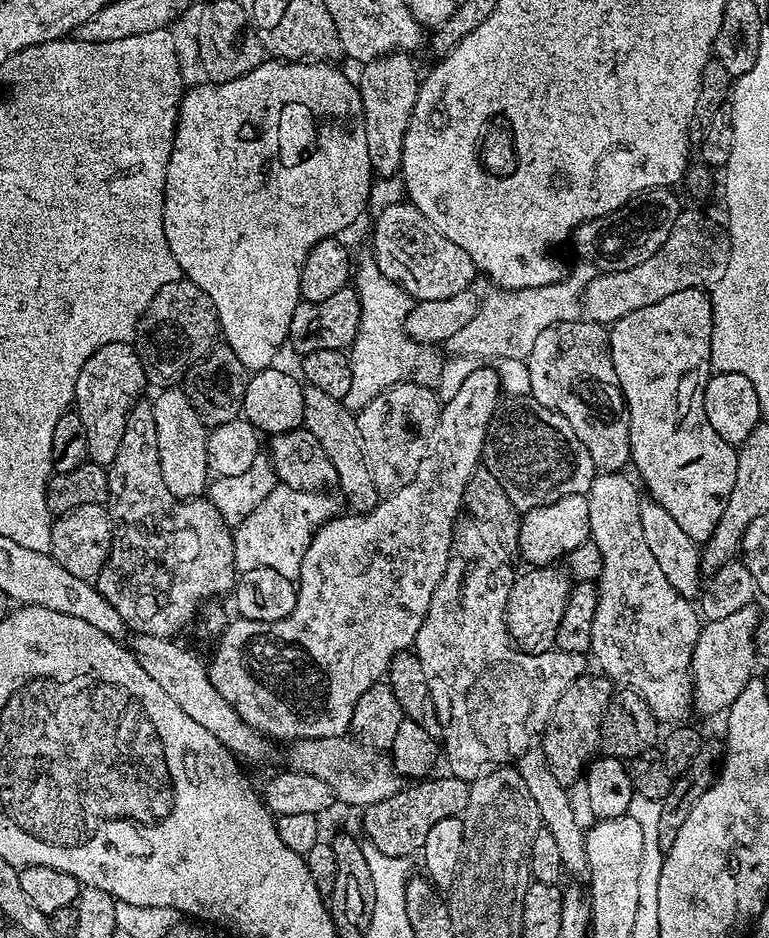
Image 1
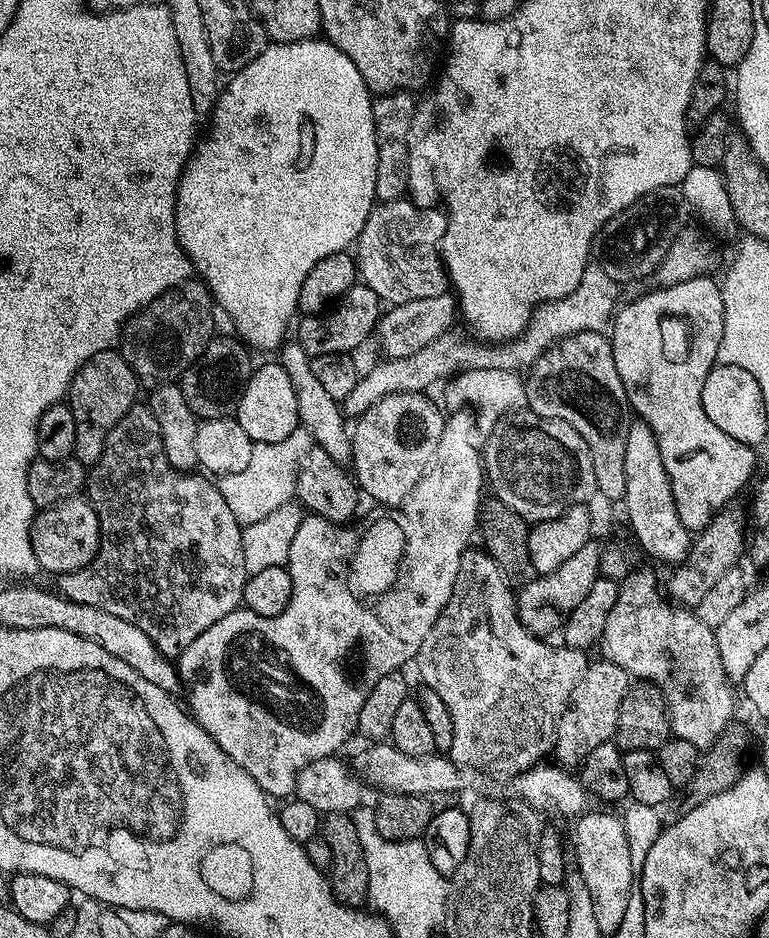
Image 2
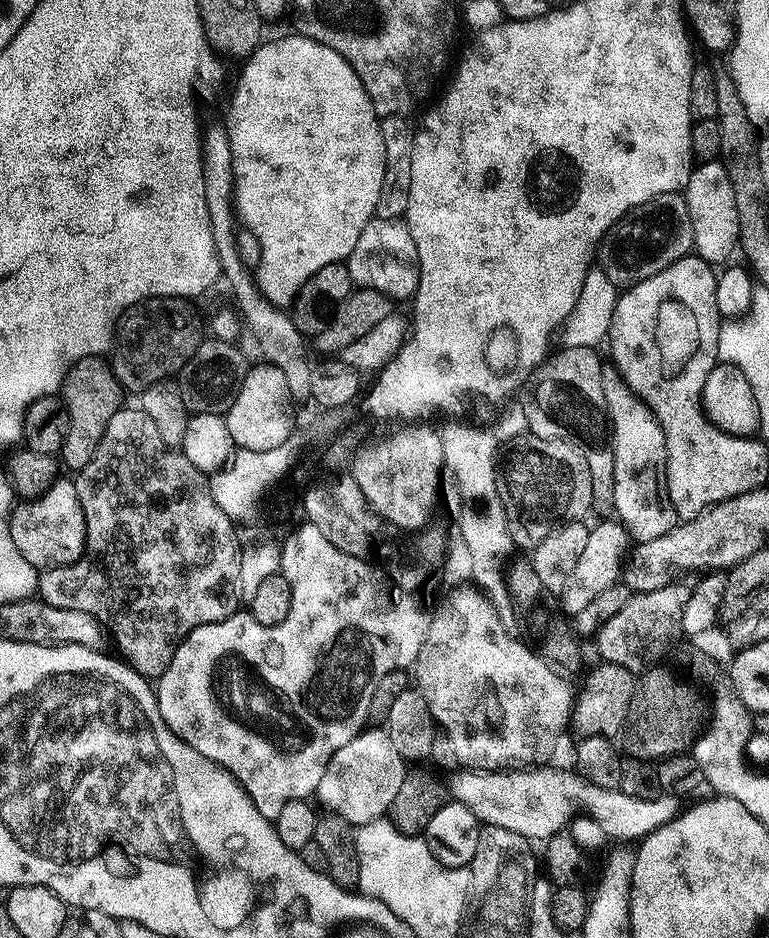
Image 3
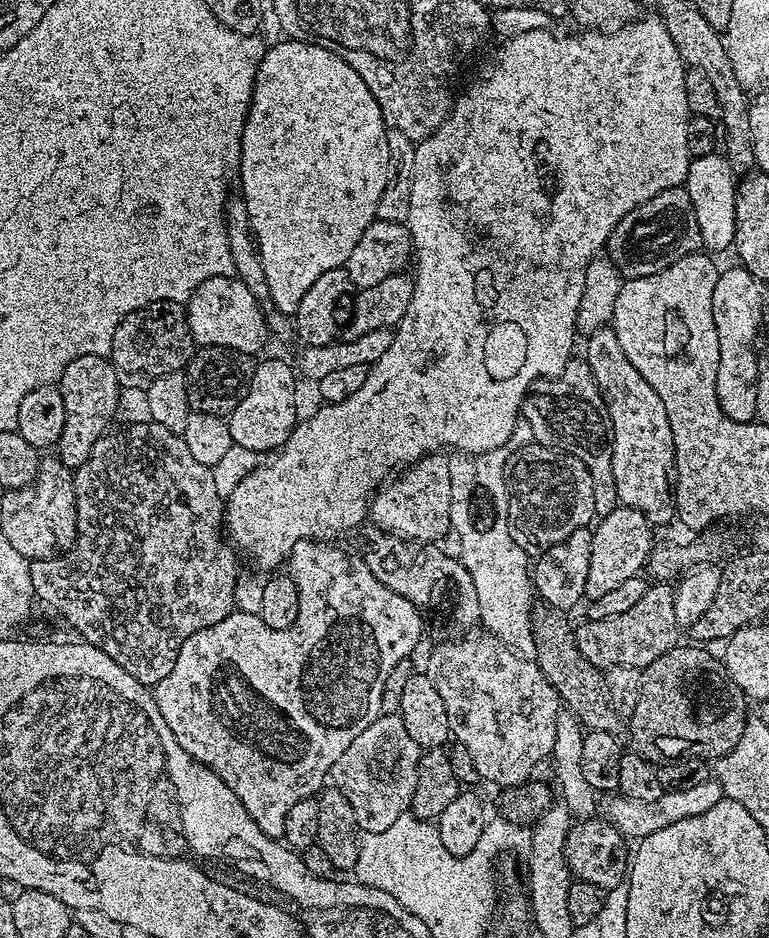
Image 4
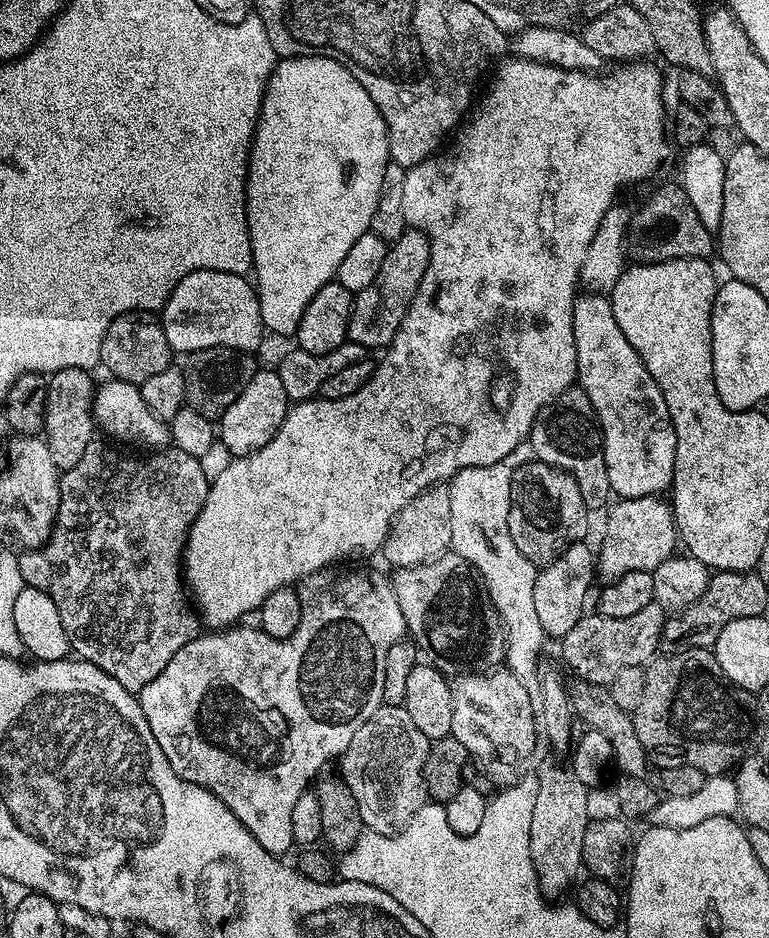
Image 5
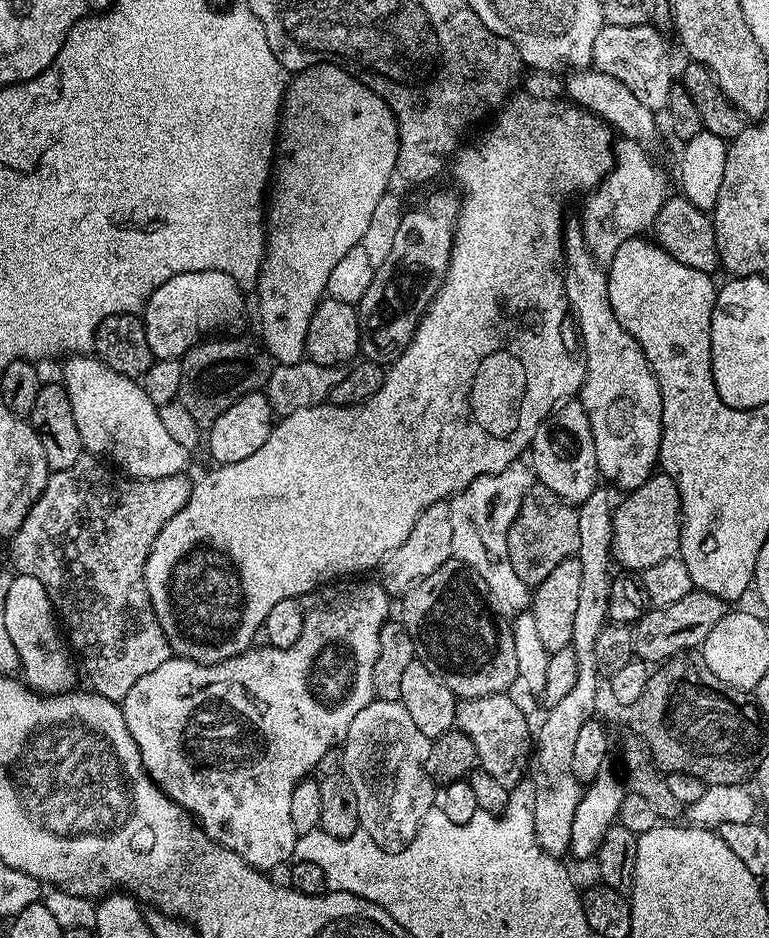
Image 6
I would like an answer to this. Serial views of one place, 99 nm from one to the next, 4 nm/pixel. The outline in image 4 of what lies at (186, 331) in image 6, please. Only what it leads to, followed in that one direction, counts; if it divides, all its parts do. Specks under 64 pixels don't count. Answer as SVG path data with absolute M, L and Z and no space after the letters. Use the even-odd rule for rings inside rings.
M219 276L208 278L195 288L185 305L188 329L193 341L206 348L229 348L257 354L270 337L270 329L263 307L250 293L249 287L239 277Z

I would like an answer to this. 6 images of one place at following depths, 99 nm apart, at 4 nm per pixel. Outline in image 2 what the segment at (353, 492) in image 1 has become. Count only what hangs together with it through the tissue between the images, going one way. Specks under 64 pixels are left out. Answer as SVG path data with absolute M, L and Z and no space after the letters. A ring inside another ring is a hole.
M288 342L279 349L278 363L290 374L290 382L294 385L294 398L298 398L298 414L304 429L312 433L316 448L321 448L340 465L347 465L352 459L352 438L350 424L346 419L341 401L330 398L330 393L321 386L312 369L312 357L295 342Z

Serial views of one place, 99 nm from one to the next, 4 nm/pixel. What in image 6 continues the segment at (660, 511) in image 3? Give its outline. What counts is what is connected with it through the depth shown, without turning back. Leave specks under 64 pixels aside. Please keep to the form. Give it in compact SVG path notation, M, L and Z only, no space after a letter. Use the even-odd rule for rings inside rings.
M579 223L564 225L564 293L568 299L571 315L576 316L576 324L580 327L580 340L584 343L582 359L584 361L584 384L580 387L579 403L584 405L590 418L590 426L594 434L594 450L598 458L600 475L609 485L617 484L623 490L631 490L642 486L657 471L662 442L662 394L658 382L652 373L648 359L642 354L638 342L614 318L614 306L610 306L610 290L608 289L608 273L605 265L599 264L594 254L586 246L584 229Z

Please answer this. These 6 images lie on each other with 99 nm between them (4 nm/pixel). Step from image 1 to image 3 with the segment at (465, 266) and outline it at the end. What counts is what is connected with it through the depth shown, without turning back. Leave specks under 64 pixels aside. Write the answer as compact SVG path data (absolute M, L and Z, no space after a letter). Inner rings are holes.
M373 218L362 230L346 263L353 285L383 292L396 302L406 299L407 296L408 299L415 297L420 270L416 259L416 247L412 235L408 233L407 223Z

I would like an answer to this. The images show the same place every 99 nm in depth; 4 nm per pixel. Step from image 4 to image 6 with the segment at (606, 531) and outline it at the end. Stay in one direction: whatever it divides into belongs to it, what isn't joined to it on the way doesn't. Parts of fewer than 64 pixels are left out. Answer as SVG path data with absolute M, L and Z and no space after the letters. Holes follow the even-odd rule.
M654 474L642 486L631 489L612 514L612 555L624 570L655 566L680 551L680 495L670 477Z

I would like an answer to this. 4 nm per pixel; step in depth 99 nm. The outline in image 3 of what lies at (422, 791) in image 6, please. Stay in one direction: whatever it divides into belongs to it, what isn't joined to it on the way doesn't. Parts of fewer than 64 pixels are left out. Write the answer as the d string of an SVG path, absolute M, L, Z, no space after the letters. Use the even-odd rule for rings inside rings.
M372 726L353 736L328 759L328 768L316 787L315 799L325 804L329 813L341 816L353 826L381 819L391 809L406 775L406 762L390 742L387 731Z

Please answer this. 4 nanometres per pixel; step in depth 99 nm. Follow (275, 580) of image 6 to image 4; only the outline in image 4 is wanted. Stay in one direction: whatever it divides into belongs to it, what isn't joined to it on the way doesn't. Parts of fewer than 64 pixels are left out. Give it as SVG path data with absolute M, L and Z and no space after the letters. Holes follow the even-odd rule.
M636 18L636 19L633 19L633 20L632 20L632 21L631 21L631 22L630 22L630 23L629 23L629 24L627 24L627 26L625 26L625 27L624 27L624 28L619 28L619 30L618 30L618 31L617 31L617 32L601 32L601 31L599 31L599 30L584 30L584 33L582 33L582 34L581 34L581 36L555 36L555 34L554 34L554 33L553 33L553 32L554 32L554 31L552 31L552 30L549 30L549 29L538 29L538 30L530 30L530 32L529 32L529 33L524 33L524 34L518 34L518 35L517 35L517 36L516 36L516 37L510 37L510 38L508 38L508 39L505 39L505 40L504 40L504 41L503 41L503 43L501 43L501 44L500 44L500 45L502 45L502 46L501 46L501 48L500 48L500 49L498 49L498 50L497 50L497 52L496 52L496 57L494 57L494 58L493 58L493 60L492 60L492 65L490 65L490 66L489 66L489 68L488 68L488 69L486 69L486 70L485 70L485 72L484 72L484 76L480 76L480 77L478 77L478 78L477 78L477 80L476 80L476 81L474 81L474 82L473 82L473 84L472 84L472 85L470 85L470 86L469 86L469 88L468 88L468 89L466 89L466 90L465 90L465 92L464 92L464 93L462 93L462 94L461 94L461 96L460 96L460 93L459 93L459 95L457 95L457 96L456 96L456 97L455 97L455 99L453 99L453 101L452 101L452 109L451 109L451 110L450 110L450 114L449 114L449 115L448 115L448 117L446 117L446 118L445 118L445 119L444 119L444 121L443 121L443 122L442 122L442 126L438 126L438 130L437 130L437 131L436 131L436 133L435 133L435 134L434 134L434 135L433 135L433 136L428 136L428 137L426 137L426 138L425 138L425 140L421 140L421 141L419 141L419 143L417 143L417 144L416 144L416 149L415 149L415 150L414 150L414 170L413 170L413 171L412 171L412 185L411 185L411 186L410 186L410 214L409 214L409 215L408 215L408 219L407 219L407 221L406 221L406 227L407 227L407 230L408 230L408 233L409 233L409 234L410 234L410 235L412 235L412 246L413 246L413 249L414 249L414 264L415 264L415 260L416 260L416 272L415 272L415 271L414 271L414 283L413 283L413 285L412 285L412 297L411 297L411 298L410 298L410 306L409 306L409 307L408 307L408 309L407 309L407 310L406 310L406 314L405 314L405 315L404 315L404 317L402 317L402 319L400 319L400 323L399 323L399 324L397 324L397 325L396 325L396 327L395 327L395 329L394 329L394 331L393 331L393 333L392 333L392 341L391 341L391 342L390 342L390 346L389 346L389 350L387 350L387 351L386 351L386 354L384 354L384 355L383 355L383 356L382 356L382 358L378 358L378 360L377 360L377 362L376 362L376 364L373 364L373 365L372 365L372 366L371 366L371 367L369 367L369 368L368 368L368 377L367 377L367 378L366 378L366 382L362 382L362 386L361 386L361 387L360 387L360 389L358 389L358 391L356 391L356 392L355 392L355 393L354 393L354 394L350 394L350 398L346 398L346 399L345 399L345 400L343 400L343 401L342 401L342 402L334 402L334 403L333 403L333 404L324 404L324 405L323 405L323 406L320 406L320 409L318 409L318 410L317 410L317 412L316 412L316 413L314 413L314 414L313 414L313 416L308 416L308 417L306 417L306 418L305 418L305 420L304 420L304 417L303 417L303 419L301 419L301 420L300 420L300 421L299 421L299 423L297 423L297 425L296 425L296 429L295 429L295 430L294 430L294 431L292 431L292 433L291 433L291 434L290 434L290 438L289 438L289 439L288 439L288 441L287 441L287 442L286 442L286 443L285 443L285 444L284 444L284 446L283 446L283 448L281 448L281 449L279 449L279 451L277 451L277 452L276 452L276 453L275 453L275 455L273 455L273 456L272 456L272 457L271 457L271 459L269 459L269 460L272 460L272 459L273 459L273 460L272 460L272 461L270 461L270 462L269 462L269 464L268 464L268 461L267 461L267 463L265 463L265 464L264 464L264 465L263 465L263 466L261 466L261 467L259 467L259 468L256 468L256 469L255 469L255 470L253 470L253 471L252 471L252 472L251 472L251 473L250 473L250 474L249 474L249 475L248 475L248 476L247 476L247 477L246 477L246 478L242 478L242 482L238 482L238 483L237 483L237 484L236 484L236 485L235 485L235 486L234 486L234 490L233 490L233 491L232 491L232 492L231 492L231 494L230 494L230 495L228 495L228 497L226 497L226 511L225 511L225 513L224 513L224 523L225 523L225 525L226 525L226 532L227 532L227 535L228 535L228 536L229 536L229 537L230 537L230 540L231 540L231 543L232 543L232 544L233 544L233 545L235 545L235 547L236 547L236 548L237 548L237 549L239 549L239 551L240 551L240 552L241 552L241 553L243 553L243 552L242 552L242 551L244 551L244 552L245 552L245 554L246 554L246 555L248 555L248 556L249 556L249 558L250 558L250 559L252 559L252 560L253 560L253 562L254 562L254 563L256 563L256 564L257 564L257 566L258 566L258 567L260 567L260 568L272 568L272 569L268 569L268 570L276 570L276 569L279 569L279 568L276 568L276 567L278 567L278 566L279 566L279 564L280 564L280 567L281 567L281 565L283 565L283 564L284 564L284 563L285 563L285 561L287 561L287 559L288 559L288 557L289 557L289 556L291 556L291 554L292 554L292 551L293 551L293 550L294 550L294 546L295 546L295 545L296 545L296 544L297 544L297 543L298 543L298 542L302 542L302 541L303 541L303 540L310 540L310 539L313 539L313 540L318 540L318 541L321 541L321 542L328 542L328 541L331 541L331 540L332 540L332 539L333 539L333 538L336 538L336 537L332 537L332 536L336 536L336 535L338 535L338 534L339 534L339 532L348 532L348 531L350 531L350 530L351 530L351 528L356 528L356 527L358 527L358 526L359 526L359 524L360 524L360 523L362 523L362 522L363 522L363 520L366 520L366 517L367 517L367 516L368 516L368 515L369 515L369 512L370 512L370 501L371 501L371 499L372 499L372 497L373 497L373 495L374 495L374 493L375 493L375 492L376 492L376 491L377 491L377 489L379 489L379 488L380 488L380 487L381 487L381 485L383 485L383 484L384 484L384 483L385 483L385 481L387 481L387 480L388 480L388 479L389 479L389 477L391 477L391 476L392 476L392 475L393 475L393 474L396 474L396 473L399 473L399 472L400 472L400 471L401 471L401 470L403 470L403 469L405 469L405 468L407 468L407 467L409 467L409 466L411 466L411 465L413 465L413 464L415 464L415 463L416 463L416 461L418 461L418 460L420 460L420 459L421 459L421 458L423 458L423 457L424 457L424 456L425 456L425 454L436 454L436 453L439 453L439 452L440 452L440 451L441 451L441 450L448 450L448 449L444 449L444 448L456 448L456 449L452 449L452 450L455 450L455 451L456 451L456 452L457 452L457 453L460 453L460 454L475 454L475 453L477 453L477 452L498 452L498 451L501 451L501 449L503 449L503 448L504 448L504 447L505 447L505 446L504 446L504 445L503 445L503 444L504 444L504 443L506 443L506 442L507 442L507 440L508 440L508 439L510 439L510 438L511 438L511 436L512 436L512 431L514 431L514 430L515 430L515 428L516 428L516 419L517 419L517 420L518 420L518 421L519 421L519 420L520 420L520 419L521 419L521 416L522 416L522 409L523 409L523 406L524 406L524 397L525 397L525 396L527 396L527 395L528 395L528 393L529 393L529 391L530 391L530 389L531 389L531 387L532 387L532 385L533 385L533 384L535 384L535 383L536 383L536 381L538 381L538 380L543 380L543 379L545 379L545 378L551 378L551 377L553 377L553 376L557 376L557 375L558 375L558 374L562 374L562 370L563 370L563 369L564 369L564 367L566 367L566 365L568 365L568 362L569 362L569 360L571 360L571 359L573 359L573 356L574 356L574 352L572 352L572 347L574 347L574 346L575 346L575 344L576 344L576 339L578 339L578 333L577 333L577 331L576 331L576 319L577 319L577 318L578 318L578 310L579 310L579 309L580 309L580 303L581 303L581 302L582 302L582 294L583 294L583 293L584 293L584 287L585 287L585 286L586 286L586 266L590 266L590 262L591 262L591 261L592 261L592 260L595 260L595 259L596 259L596 257L597 257L597 256L599 256L599 255L601 255L601 253L603 253L603 252L604 252L604 251L605 251L605 248L606 248L606 245L607 245L607 243L608 243L608 239L609 239L609 238L610 238L610 234L611 234L611 233L612 233L612 231L613 231L613 230L614 230L614 226L615 226L615 225L616 225L616 221L618 221L618 220L621 220L621 219L622 219L622 218L626 218L626 214L630 214L630 210L634 210L634 209L635 209L635 208L637 208L637 206L639 206L639 204L641 204L641 203L642 203L642 202L646 202L646 201L647 201L647 200L649 200L649 199L650 199L650 198L654 198L654 197L655 197L655 196L657 196L657 195L658 195L658 194L662 194L662 190L670 190L670 189L671 189L671 188L678 188L678 187L681 187L681 185L683 185L683 183L684 183L684 179L686 179L686 177L688 177L688 165L689 165L689 163L690 163L690 157L689 157L689 154L688 154L688 147L687 147L687 146L686 146L686 130L687 130L687 129L688 129L688 121L689 121L689 119L690 119L690 113L689 113L689 111L688 111L688 107L687 107L687 106L686 106L686 78L685 78L685 77L684 77L684 73L685 73L685 71L686 71L686 65L685 65L685 63L684 63L684 60L683 60L683 58L681 58L681 56L680 56L680 55L679 55L679 54L678 54L678 48L677 48L677 47L676 47L676 46L674 46L674 42L673 42L673 41L672 41L672 39L671 39L671 38L670 38L670 34L669 34L669 33L668 33L668 31L667 31L667 30L666 30L666 26L665 26L665 25L664 25L664 22L663 22L663 19L660 19L660 18L655 18L655 19L656 19L656 20L639 20L639 18Z

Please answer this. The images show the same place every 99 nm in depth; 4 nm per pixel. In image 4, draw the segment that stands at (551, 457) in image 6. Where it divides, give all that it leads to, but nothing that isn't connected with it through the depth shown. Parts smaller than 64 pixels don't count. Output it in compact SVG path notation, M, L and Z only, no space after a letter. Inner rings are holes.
M573 358L562 374L536 381L524 397L522 416L525 421L528 419L531 439L535 443L570 454L582 461L586 470L590 470L597 517L613 512L620 499L618 486L614 486L612 423L587 359Z

